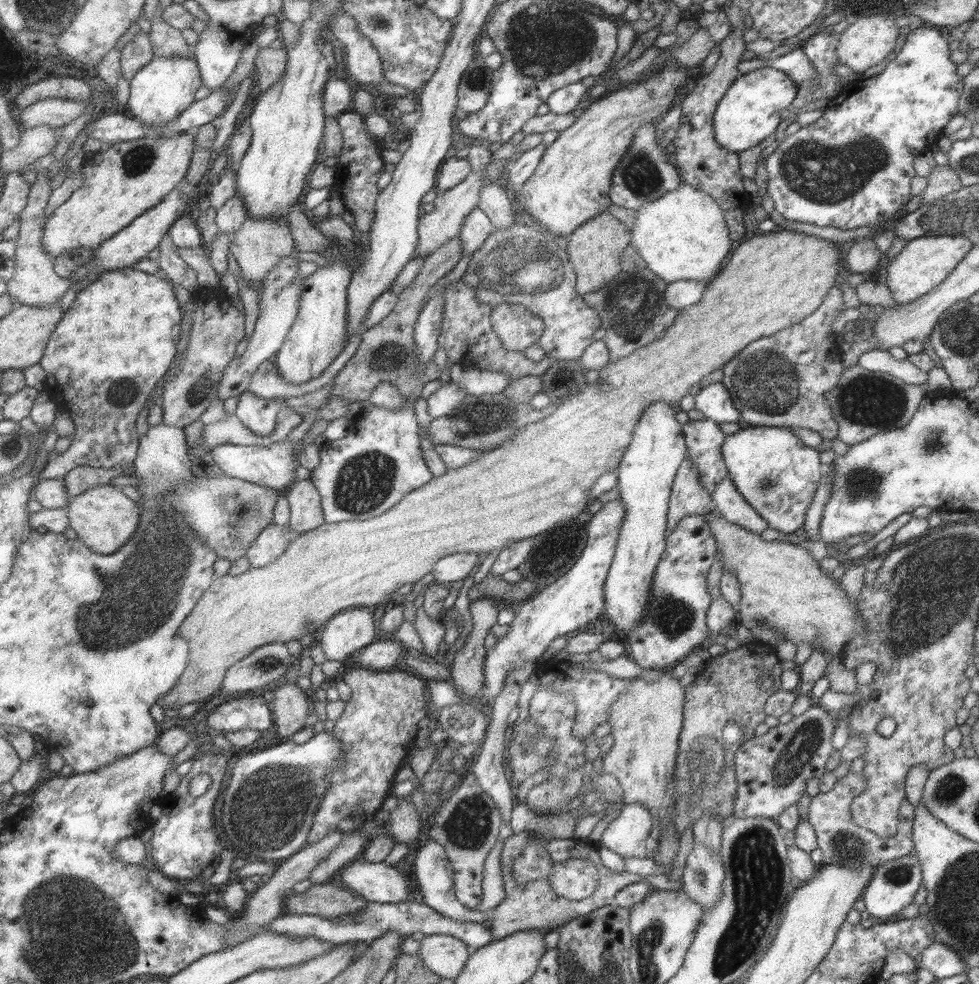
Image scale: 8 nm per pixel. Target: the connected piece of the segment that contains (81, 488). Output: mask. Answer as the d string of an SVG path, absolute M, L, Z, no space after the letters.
M77 466L67 473L66 485L70 496L76 497L99 485L106 485L116 476L125 476L126 470Z

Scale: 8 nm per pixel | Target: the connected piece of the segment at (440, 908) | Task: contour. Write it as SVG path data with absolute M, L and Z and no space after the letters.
M429 840L421 849L417 851L413 862L415 881L417 882L418 891L422 895L422 903L433 909L435 913L443 915L443 917L451 920L463 920L466 922L477 922L487 927L488 918L491 916L491 910L477 911L469 909L460 904L454 894L453 886L453 870L452 865L447 859L444 848Z

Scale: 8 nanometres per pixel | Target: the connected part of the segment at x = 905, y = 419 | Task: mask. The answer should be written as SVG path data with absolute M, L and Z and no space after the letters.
M854 365L842 370L837 387L826 392L825 400L829 401L833 422L837 424L837 440L851 446L864 442L875 434L907 425L928 391L950 389L950 386L951 381L941 367L934 366L928 370L925 383L914 385L886 372L869 372L859 365Z

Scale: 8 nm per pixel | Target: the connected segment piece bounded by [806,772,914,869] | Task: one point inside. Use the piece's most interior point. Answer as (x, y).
(841, 841)

